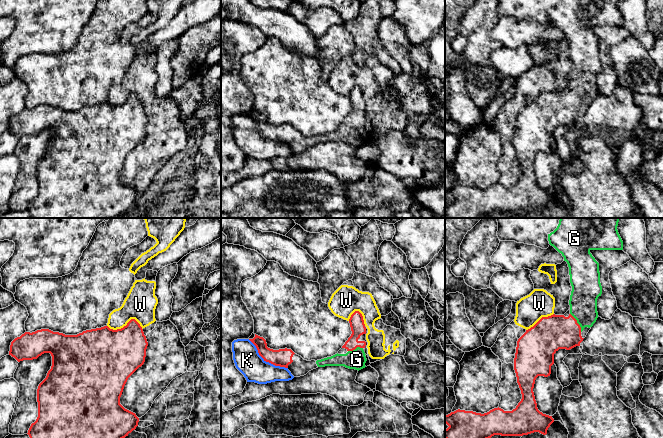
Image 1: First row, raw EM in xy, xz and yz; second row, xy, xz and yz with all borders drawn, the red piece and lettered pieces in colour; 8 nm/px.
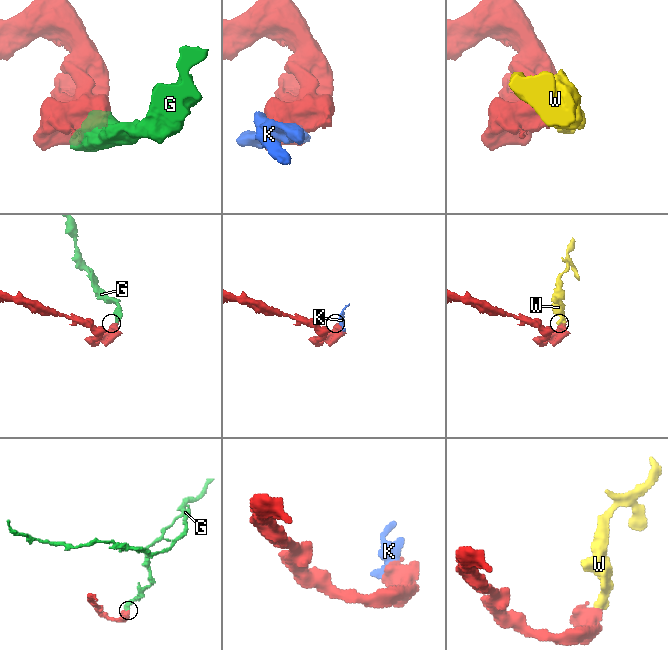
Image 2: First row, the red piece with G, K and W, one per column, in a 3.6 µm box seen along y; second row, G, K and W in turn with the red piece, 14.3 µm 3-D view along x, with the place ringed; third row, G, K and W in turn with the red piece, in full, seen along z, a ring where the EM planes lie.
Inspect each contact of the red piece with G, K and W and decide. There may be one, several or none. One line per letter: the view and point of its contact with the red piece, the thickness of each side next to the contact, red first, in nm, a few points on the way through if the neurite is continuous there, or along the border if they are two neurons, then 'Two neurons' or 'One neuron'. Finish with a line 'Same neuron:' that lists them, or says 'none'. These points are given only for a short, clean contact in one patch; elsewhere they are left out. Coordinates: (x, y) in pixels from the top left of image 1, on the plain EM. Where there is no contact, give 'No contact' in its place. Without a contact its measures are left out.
G: Touches red at yz (576, 98). Thickness 280 nm (red) against 220 nm. One neuron
K: Touches red at xz (266, 137). Thickness 140 nm (red) against 220 nm. Two neurons
W: Touches red at xy (127, 100). Thickness 380 nm (red) against 260 nm. Boundary: xy (107, 102), (120, 105), (134, 95), (142, 105). Two neurons
Same neuron: G

